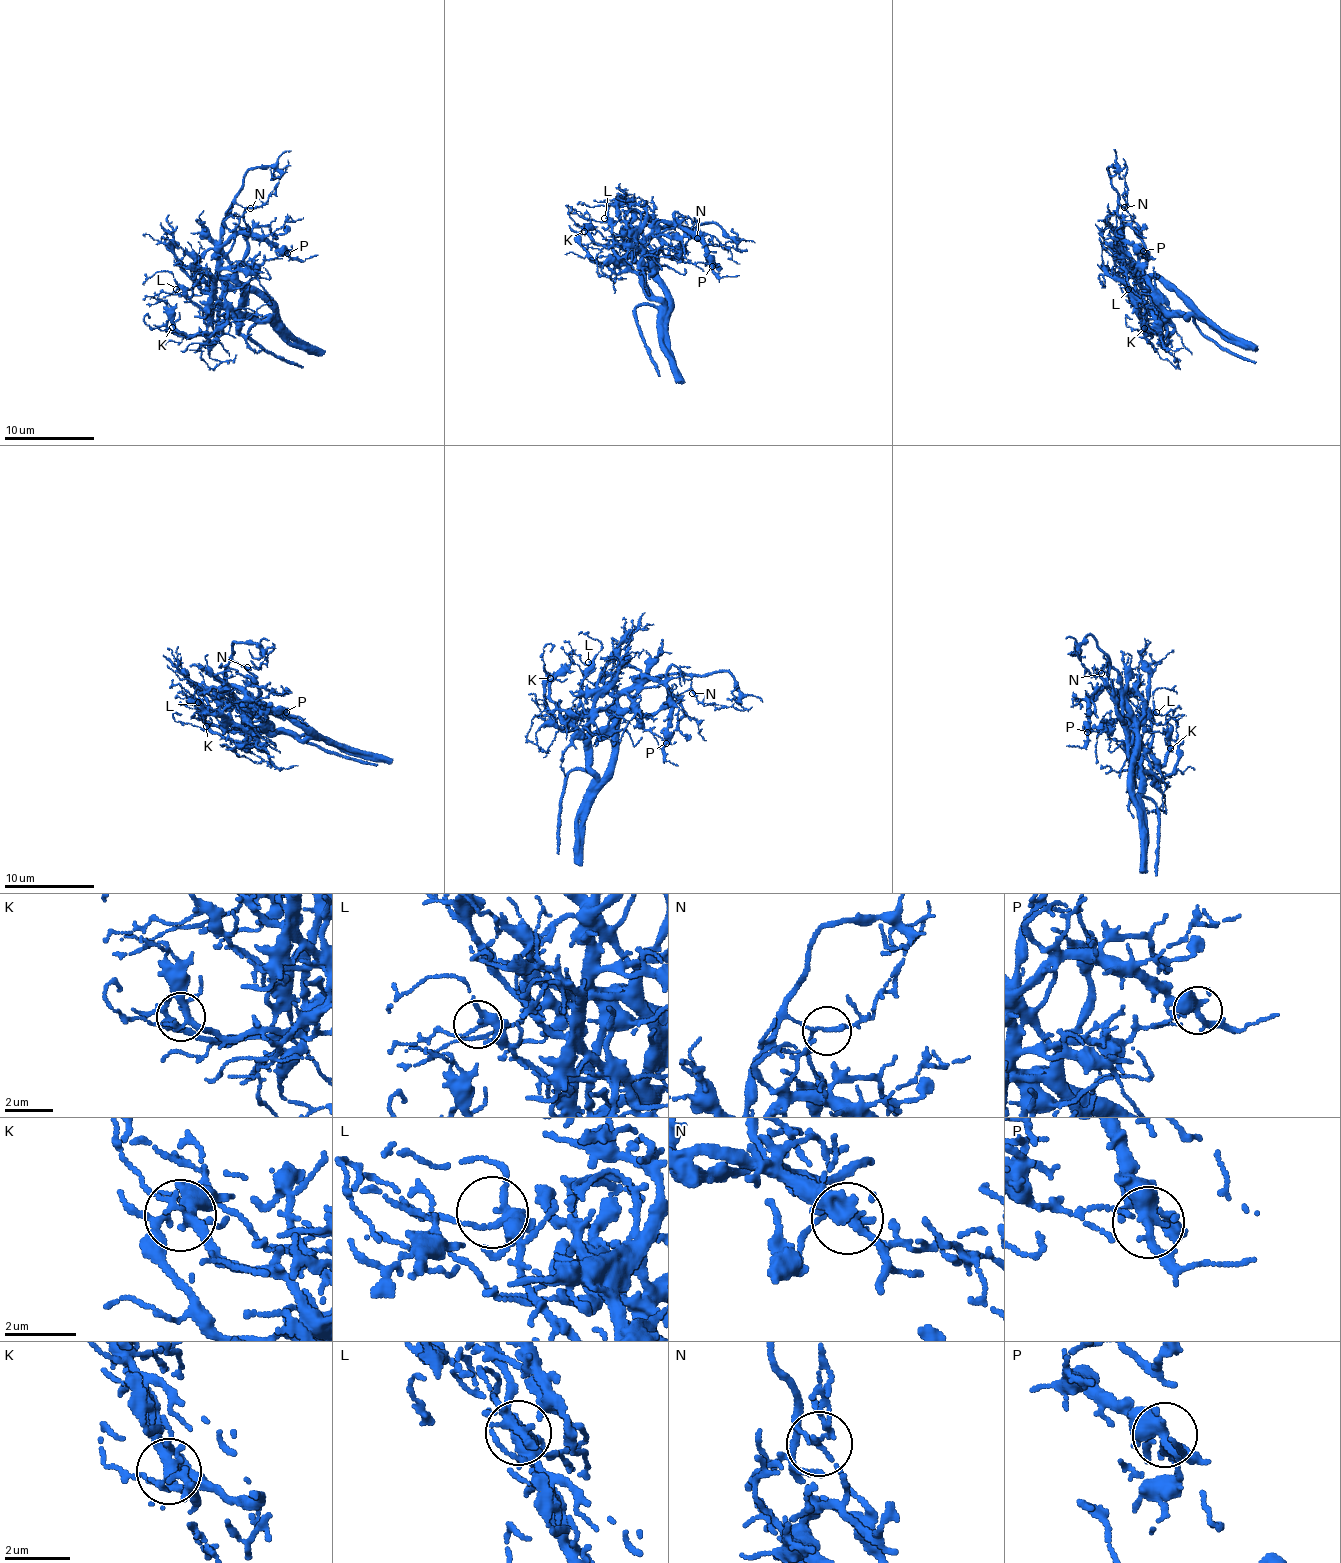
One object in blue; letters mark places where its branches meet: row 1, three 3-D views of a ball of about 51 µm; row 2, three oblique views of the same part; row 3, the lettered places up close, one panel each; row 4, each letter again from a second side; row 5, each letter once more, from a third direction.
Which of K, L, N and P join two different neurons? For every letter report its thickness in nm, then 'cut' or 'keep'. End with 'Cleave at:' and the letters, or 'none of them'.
K: 240 nm thick; keep
L: 240 nm thick; keep
N: 110 nm thick; cut
P: 300 nm thick; keep
Cleave at: N

